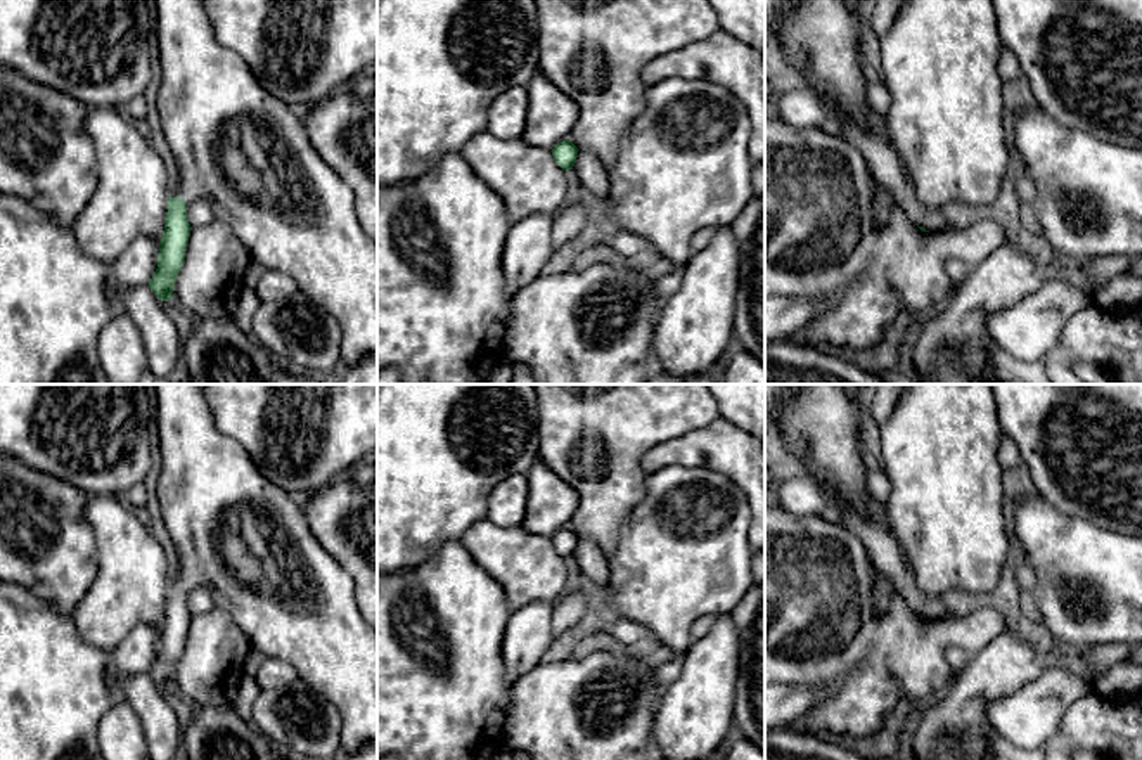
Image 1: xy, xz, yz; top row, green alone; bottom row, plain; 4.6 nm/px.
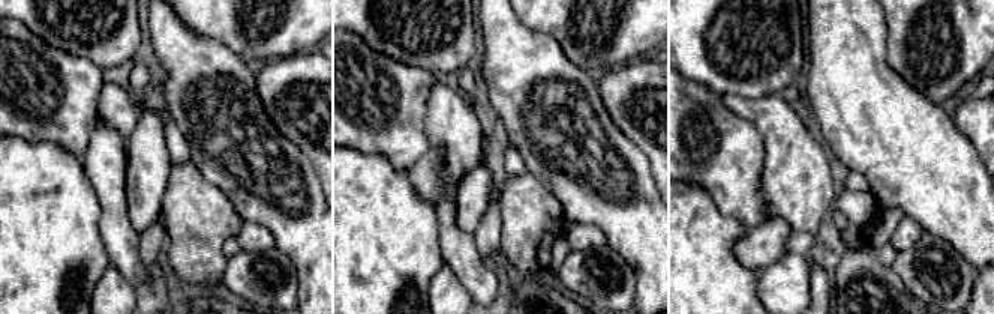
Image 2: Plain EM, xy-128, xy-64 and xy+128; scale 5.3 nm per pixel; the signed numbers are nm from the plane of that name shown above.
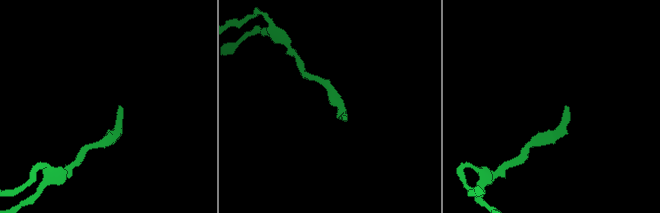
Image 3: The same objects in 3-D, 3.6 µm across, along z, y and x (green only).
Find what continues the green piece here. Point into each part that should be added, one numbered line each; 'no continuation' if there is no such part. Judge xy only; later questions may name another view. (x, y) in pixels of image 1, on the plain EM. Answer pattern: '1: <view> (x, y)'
1: xy (246, 541)

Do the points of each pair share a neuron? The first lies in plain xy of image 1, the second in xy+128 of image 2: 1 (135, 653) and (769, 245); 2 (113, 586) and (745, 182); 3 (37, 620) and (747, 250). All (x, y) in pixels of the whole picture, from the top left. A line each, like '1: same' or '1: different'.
1: same
2: different
3: different

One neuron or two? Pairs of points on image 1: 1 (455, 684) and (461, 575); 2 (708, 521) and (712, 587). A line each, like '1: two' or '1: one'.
1: one
2: one

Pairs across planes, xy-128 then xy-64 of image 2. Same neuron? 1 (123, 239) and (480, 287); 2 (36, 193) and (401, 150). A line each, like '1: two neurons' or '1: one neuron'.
1: one neuron
2: two neurons

